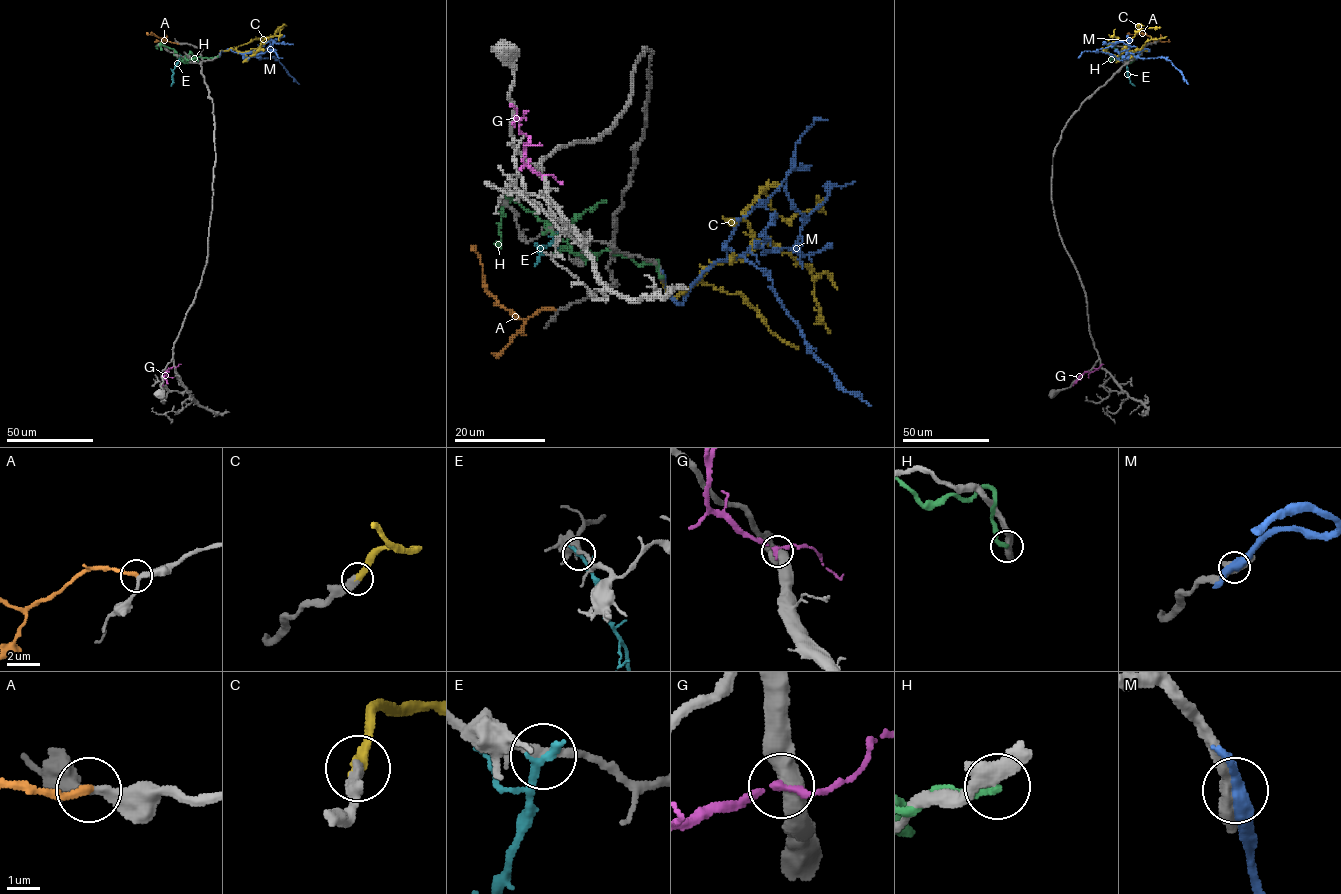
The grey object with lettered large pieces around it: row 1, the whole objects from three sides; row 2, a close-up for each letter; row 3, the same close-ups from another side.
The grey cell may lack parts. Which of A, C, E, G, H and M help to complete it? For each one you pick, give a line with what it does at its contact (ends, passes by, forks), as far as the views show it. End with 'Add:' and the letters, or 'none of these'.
A: It ends there
C: It ends there
Add: A, C

